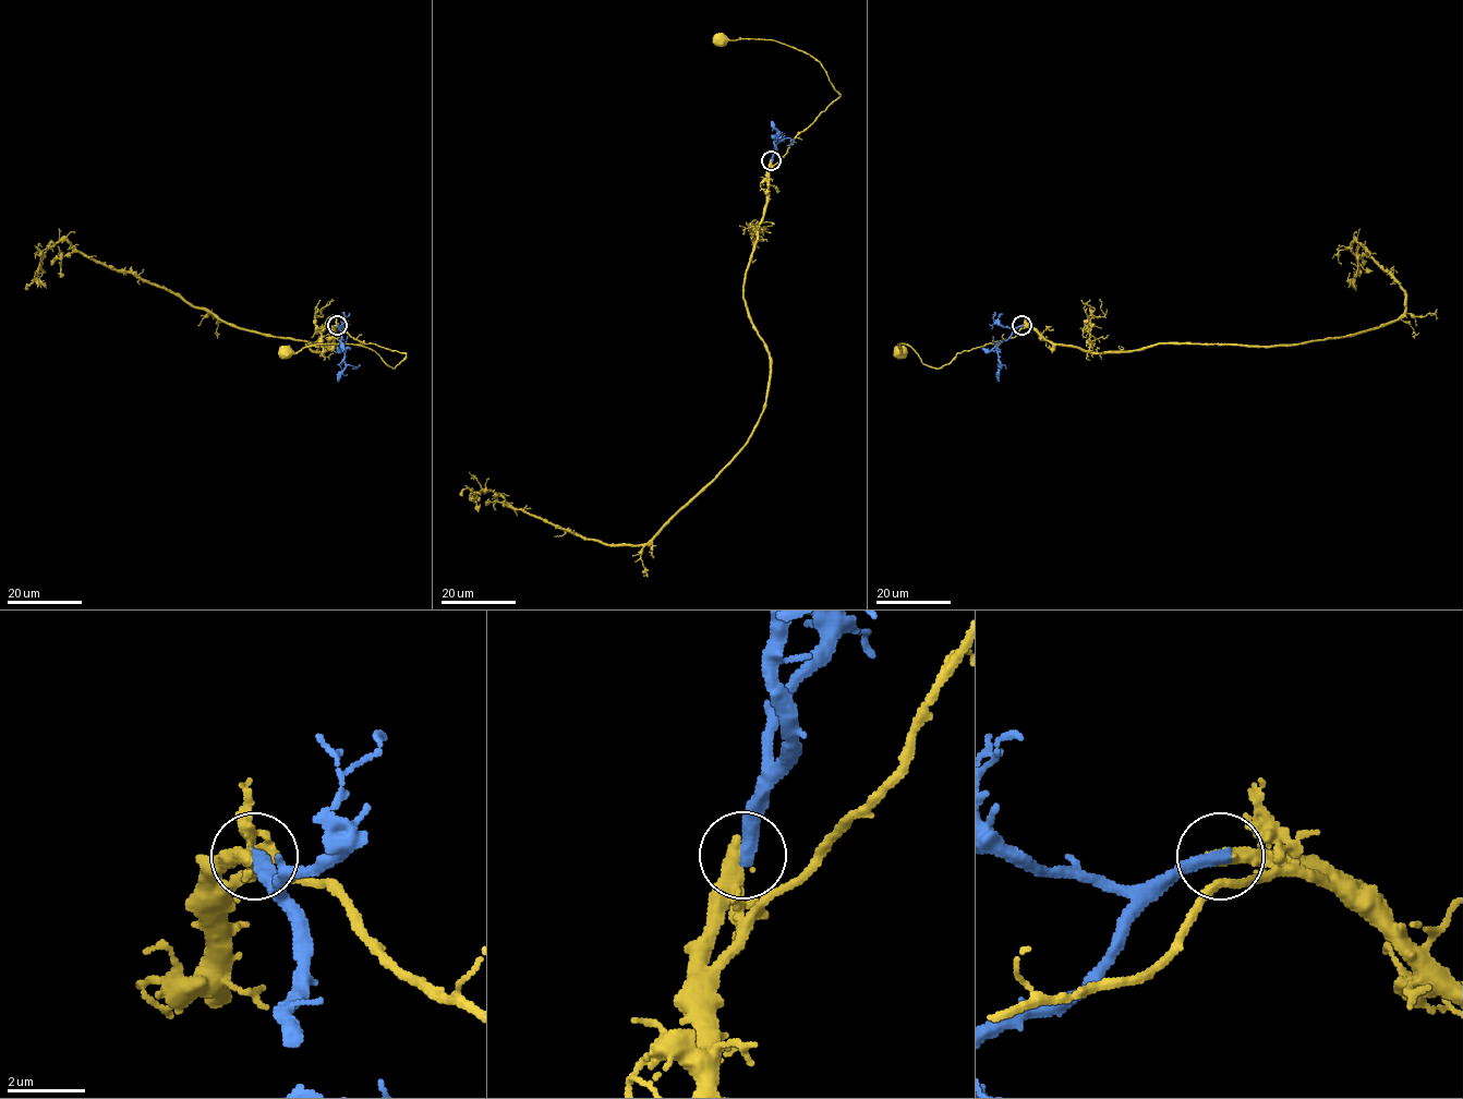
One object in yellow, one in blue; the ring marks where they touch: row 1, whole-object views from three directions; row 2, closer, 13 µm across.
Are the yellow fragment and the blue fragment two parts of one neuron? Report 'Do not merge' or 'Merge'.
Merge

